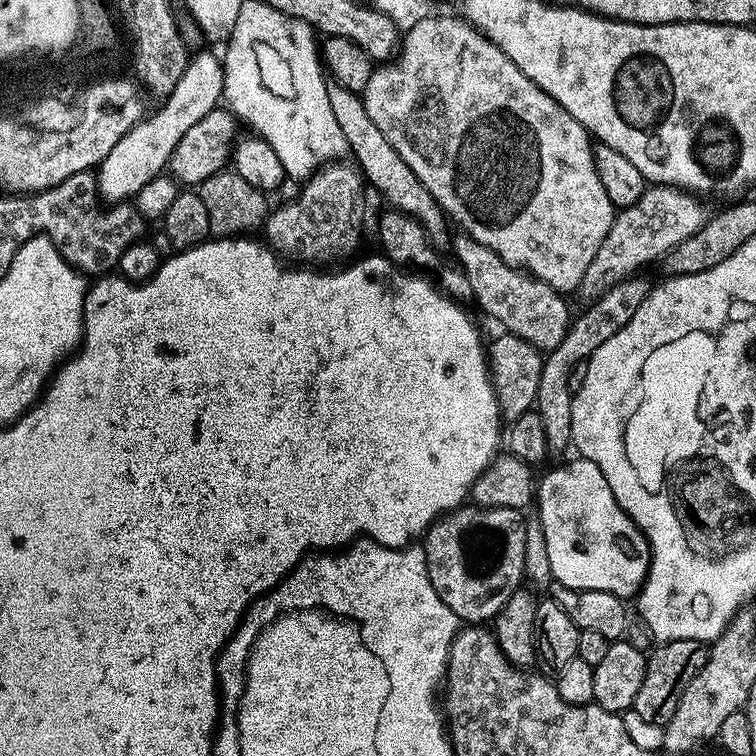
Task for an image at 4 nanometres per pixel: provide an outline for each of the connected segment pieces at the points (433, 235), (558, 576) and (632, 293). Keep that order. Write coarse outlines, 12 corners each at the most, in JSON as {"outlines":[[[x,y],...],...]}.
{"outlines":[[[327,79],[330,108],[371,187],[451,247],[448,217],[366,113]],[[581,456],[537,483],[553,581],[633,599],[648,540]],[[610,286],[544,356],[535,412],[553,453],[572,442],[572,372],[652,293]]]}

